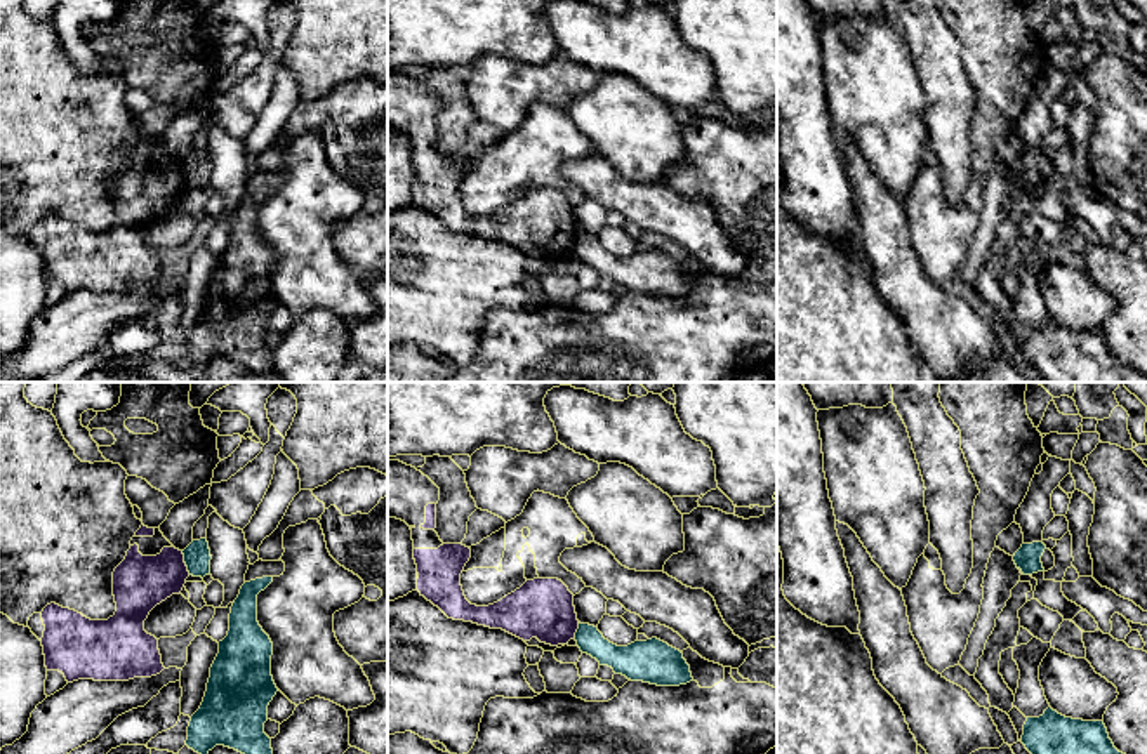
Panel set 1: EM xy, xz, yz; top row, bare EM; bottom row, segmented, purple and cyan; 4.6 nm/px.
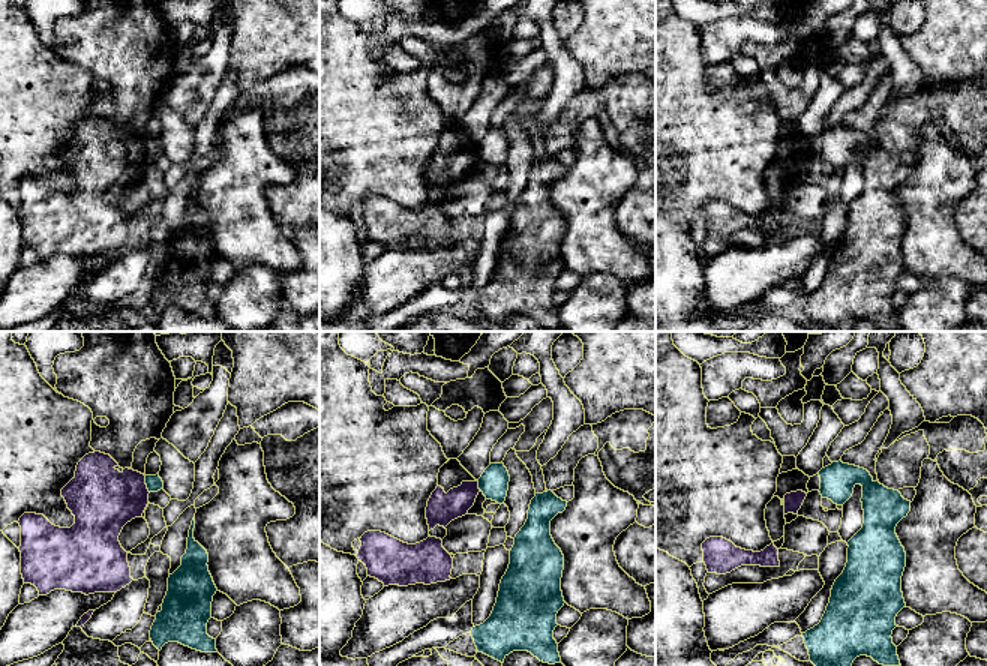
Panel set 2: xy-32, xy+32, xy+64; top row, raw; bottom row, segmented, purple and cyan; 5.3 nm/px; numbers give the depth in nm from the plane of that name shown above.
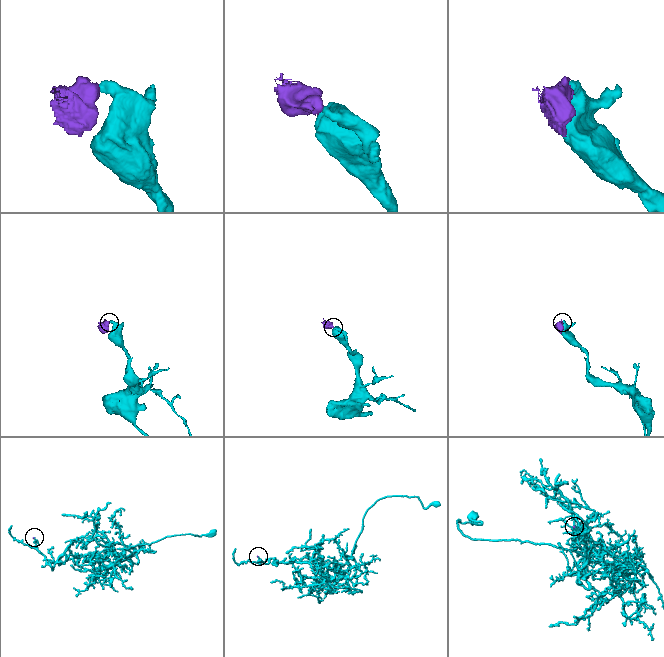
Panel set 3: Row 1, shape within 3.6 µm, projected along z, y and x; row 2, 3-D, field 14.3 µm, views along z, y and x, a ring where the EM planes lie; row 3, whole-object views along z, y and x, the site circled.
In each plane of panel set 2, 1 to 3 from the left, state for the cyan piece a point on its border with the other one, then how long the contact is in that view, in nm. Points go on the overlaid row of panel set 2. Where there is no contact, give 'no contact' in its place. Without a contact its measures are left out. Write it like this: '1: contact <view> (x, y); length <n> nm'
1: contact xy-32 (146, 485); length 100 nm
2: contact xy+32 (477, 486); length 50 nm
3: no contact

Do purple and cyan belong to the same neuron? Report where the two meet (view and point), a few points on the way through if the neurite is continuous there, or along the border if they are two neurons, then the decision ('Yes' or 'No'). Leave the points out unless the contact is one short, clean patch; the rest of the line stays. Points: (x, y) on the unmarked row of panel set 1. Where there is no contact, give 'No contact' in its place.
Touches purple at xy (185, 174). Boundary: xy (181, 162), (190, 185). No

